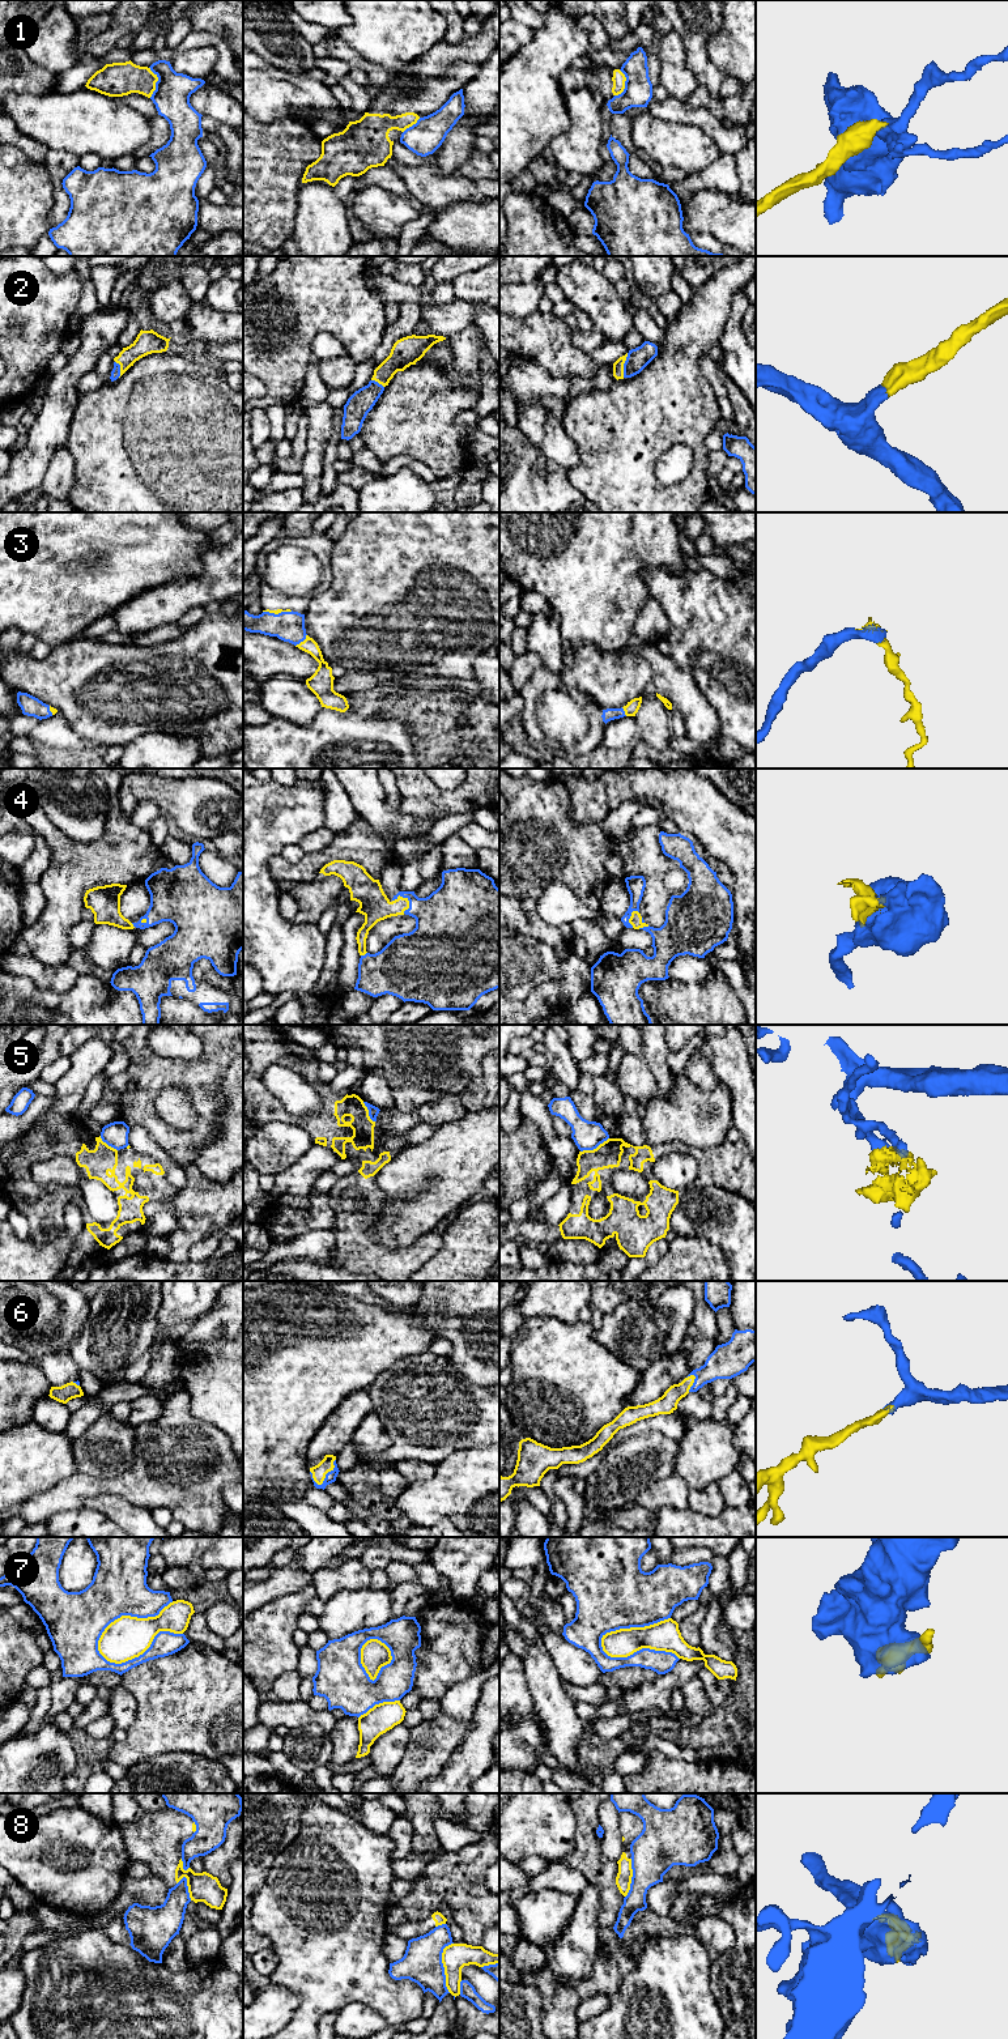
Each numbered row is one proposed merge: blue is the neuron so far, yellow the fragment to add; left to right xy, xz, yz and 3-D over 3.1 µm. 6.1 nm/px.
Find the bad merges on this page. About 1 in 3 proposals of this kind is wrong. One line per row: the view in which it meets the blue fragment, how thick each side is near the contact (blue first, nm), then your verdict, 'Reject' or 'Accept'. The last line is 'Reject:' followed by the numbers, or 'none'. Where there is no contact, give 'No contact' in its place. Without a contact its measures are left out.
1: Touches blue in xy. Thickness 220 nm (blue) against 200 nm. Reject
2: Touches blue in yz. Thickness 140 nm (blue) against 60 nm. Accept
3: Touches blue in xz. Thickness 190 nm (blue) against 110 nm. Accept
4: Touches blue in xz. Thickness 300 nm (blue) against 180 nm. Accept
5: Touches blue in yz. Thickness 180 nm (blue) against 160 nm. Reject
6: Touches blue in xz. Thickness 70 nm (blue) against 90 nm. Accept
7: Touches blue in xy. Thickness 340 nm (blue) against 260 nm. Reject
8: Touches blue in xz. Thickness 240 nm (blue) against 160 nm. Reject
Reject: 1, 5, 7, 8

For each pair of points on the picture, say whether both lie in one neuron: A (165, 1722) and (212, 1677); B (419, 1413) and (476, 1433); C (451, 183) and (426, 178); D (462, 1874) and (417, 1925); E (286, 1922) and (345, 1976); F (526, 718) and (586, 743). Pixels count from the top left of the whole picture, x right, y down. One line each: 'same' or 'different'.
A: same
B: same
C: same
D: different
E: same
F: same

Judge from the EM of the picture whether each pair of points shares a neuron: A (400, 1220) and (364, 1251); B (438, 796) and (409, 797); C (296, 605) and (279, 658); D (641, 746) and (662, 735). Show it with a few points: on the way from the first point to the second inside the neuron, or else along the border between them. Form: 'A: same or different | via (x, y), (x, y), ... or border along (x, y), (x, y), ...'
A: different | border along (373, 1208), (377, 1238), (408, 1246)
B: same | via (432, 797), (416, 797)
C: different | border along (256, 631), (288, 641), (311, 656)
D: different | border along (641, 739), (658, 749), (667, 749)

